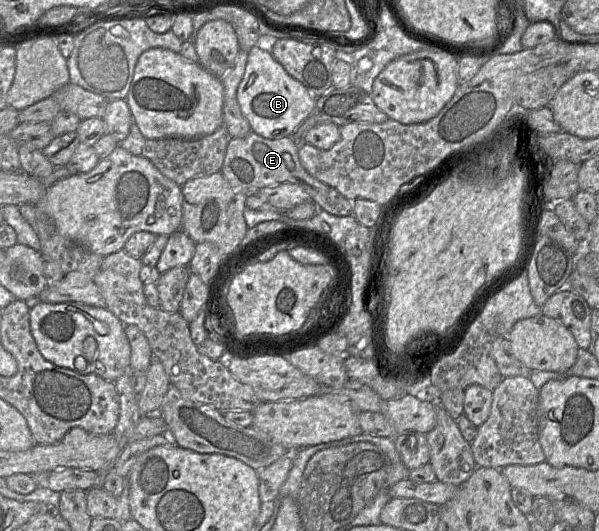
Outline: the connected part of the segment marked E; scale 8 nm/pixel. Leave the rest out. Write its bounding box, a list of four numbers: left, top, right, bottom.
[221,131,354,216]

